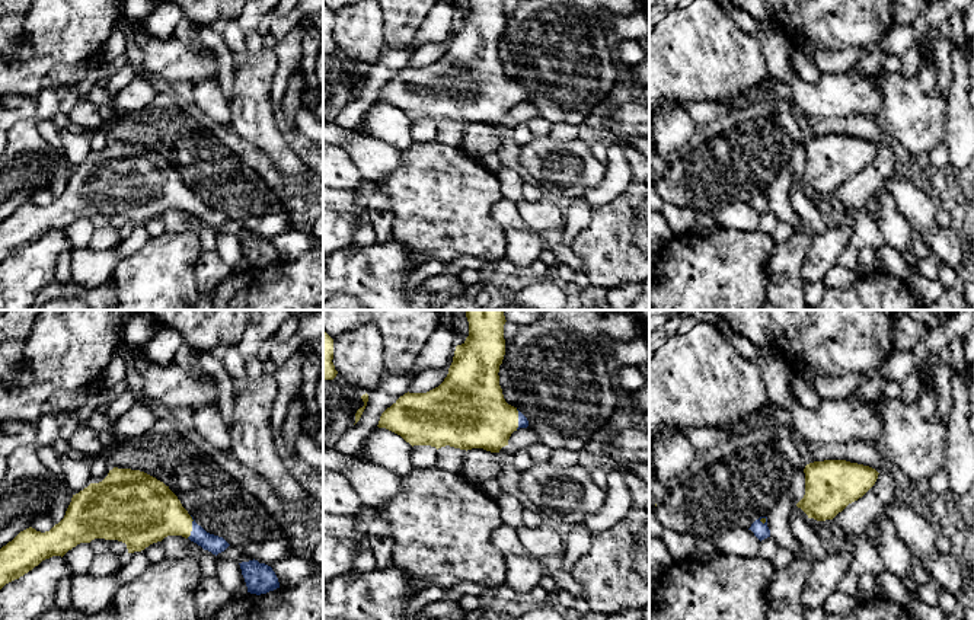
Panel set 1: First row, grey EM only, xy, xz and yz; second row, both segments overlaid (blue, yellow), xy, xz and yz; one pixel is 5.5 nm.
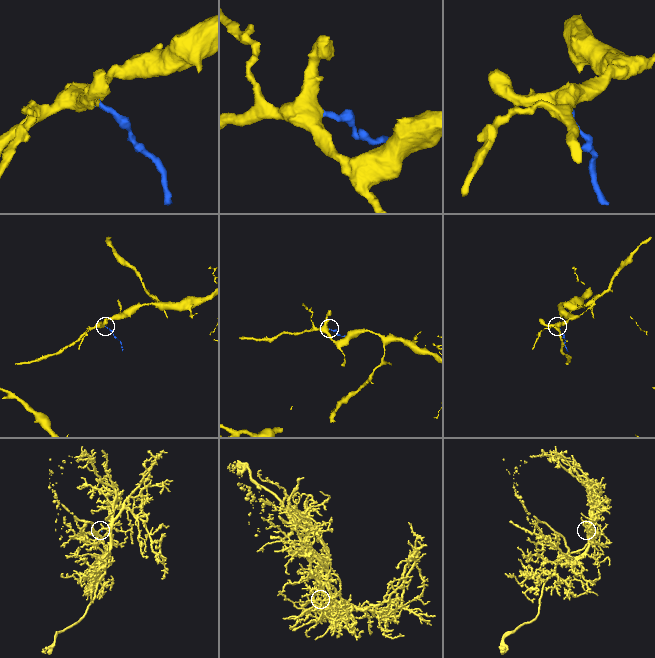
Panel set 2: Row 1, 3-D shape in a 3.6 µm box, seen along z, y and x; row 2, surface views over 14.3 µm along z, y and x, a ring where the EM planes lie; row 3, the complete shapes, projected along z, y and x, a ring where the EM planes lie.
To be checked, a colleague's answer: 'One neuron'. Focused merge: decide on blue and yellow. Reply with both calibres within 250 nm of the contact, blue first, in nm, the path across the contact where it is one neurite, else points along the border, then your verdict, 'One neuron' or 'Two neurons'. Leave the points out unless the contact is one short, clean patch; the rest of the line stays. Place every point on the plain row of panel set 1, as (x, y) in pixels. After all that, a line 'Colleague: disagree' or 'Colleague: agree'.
Thickness 100 nm (blue) against 320 nm. Path across: xy (216, 219), (207, 216), (192, 201), (150, 185). One neuron
Colleague: agree

